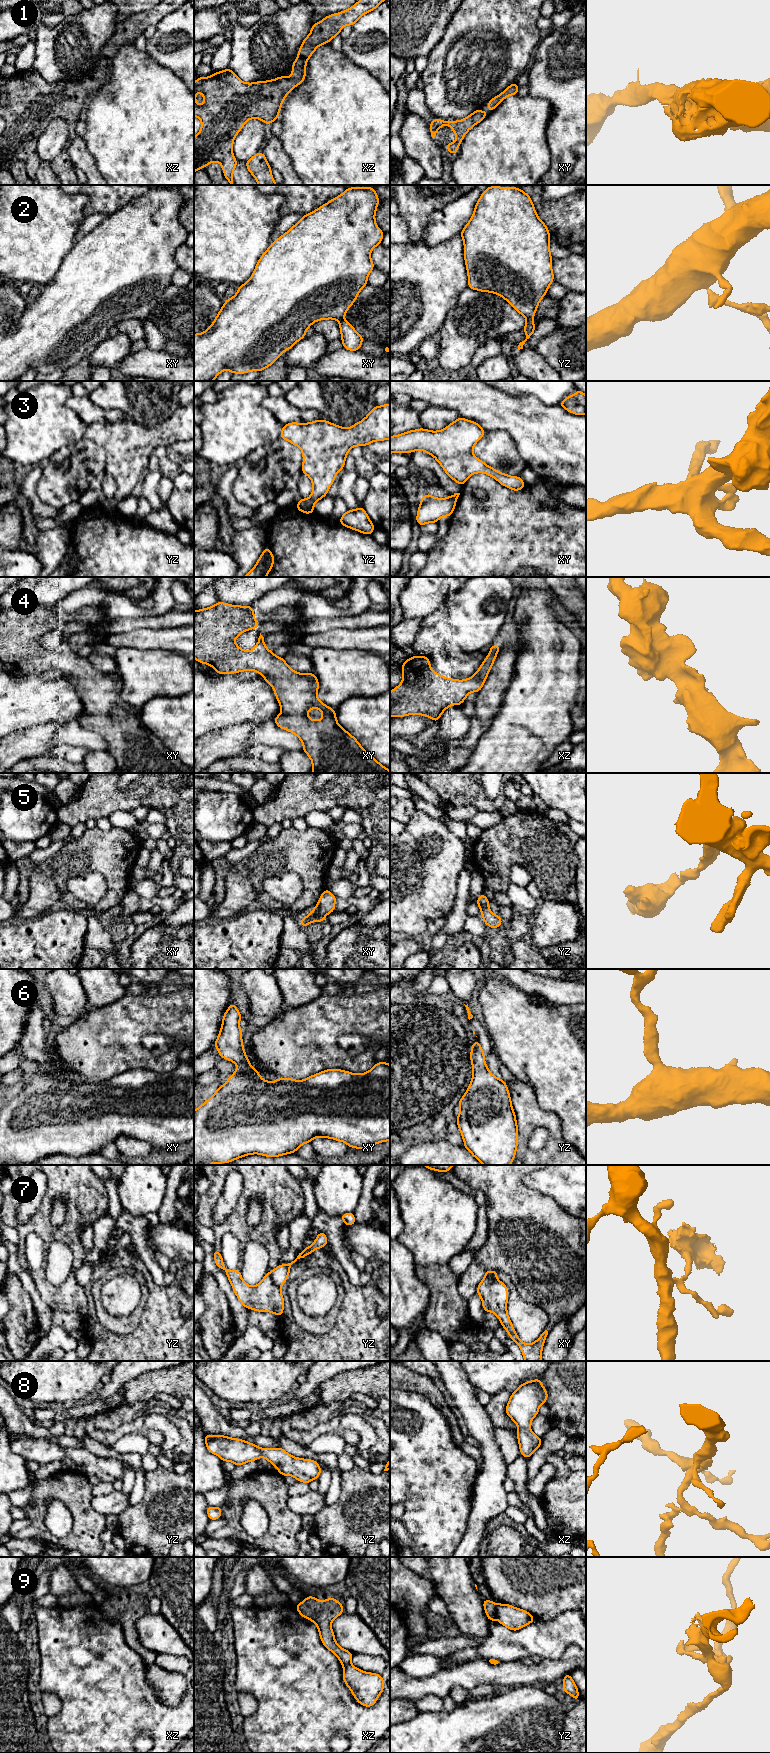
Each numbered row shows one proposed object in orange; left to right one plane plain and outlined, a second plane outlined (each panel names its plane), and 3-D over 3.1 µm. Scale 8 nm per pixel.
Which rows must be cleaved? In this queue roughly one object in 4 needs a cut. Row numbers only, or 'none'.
3, 7, 9

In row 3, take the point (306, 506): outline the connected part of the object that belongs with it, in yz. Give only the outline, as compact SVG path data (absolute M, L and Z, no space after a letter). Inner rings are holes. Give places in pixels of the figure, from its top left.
M300 499L300 501L296 504L297 510L305 513L305 514L311 514L314 512L314 502L310 499Z

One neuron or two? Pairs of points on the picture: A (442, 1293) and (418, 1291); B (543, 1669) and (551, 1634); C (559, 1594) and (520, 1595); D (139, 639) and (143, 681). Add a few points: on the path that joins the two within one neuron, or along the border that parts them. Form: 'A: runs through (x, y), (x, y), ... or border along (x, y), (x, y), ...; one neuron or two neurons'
A: border along (415, 1273), (415, 1276), (428, 1288), (431, 1298); two neurons
B: border along (567, 1647), (564, 1653), (557, 1659), (542, 1659); two neurons
C: runs through (549, 1594), (530, 1594); one neuron
D: border along (118, 647), (164, 649); two neurons

